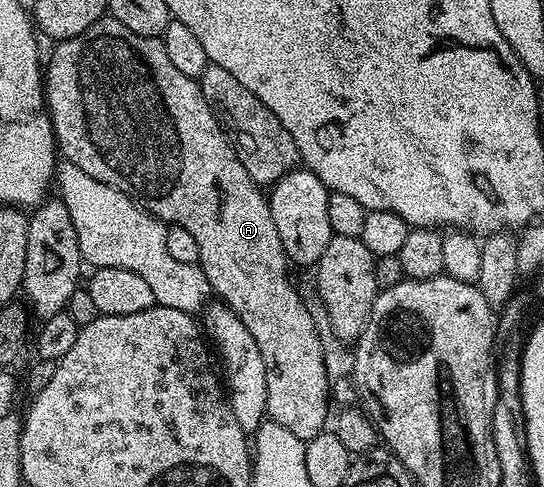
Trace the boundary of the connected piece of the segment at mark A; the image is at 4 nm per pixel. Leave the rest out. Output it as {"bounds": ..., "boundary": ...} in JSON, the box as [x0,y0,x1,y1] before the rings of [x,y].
{"bounds":[45,17,329,441],"boundary":[[[110,17],[97,20],[92,27],[85,29],[85,33],[77,37],[58,40],[52,47],[55,48],[51,51],[51,60],[48,63],[46,60],[45,63],[45,106],[51,117],[51,128],[55,131],[55,142],[62,158],[66,162],[77,165],[77,169],[85,169],[89,177],[118,191],[126,191],[144,211],[154,215],[156,219],[166,221],[168,224],[176,223],[189,229],[189,233],[193,233],[197,245],[201,245],[198,266],[202,267],[212,292],[235,311],[237,317],[241,317],[245,329],[249,329],[249,333],[253,333],[253,341],[257,341],[257,349],[267,366],[267,415],[270,422],[289,429],[289,433],[304,441],[320,434],[328,426],[329,379],[327,383],[327,359],[323,356],[323,343],[319,340],[315,319],[311,316],[310,309],[303,304],[298,289],[291,284],[291,279],[287,276],[289,260],[283,251],[281,237],[277,237],[277,225],[273,225],[273,213],[268,196],[252,181],[249,173],[245,173],[245,165],[237,161],[237,153],[231,148],[227,134],[220,127],[217,117],[211,111],[211,106],[205,101],[198,82],[185,77],[185,73],[180,73],[174,67],[173,61],[169,61],[169,53],[165,53],[162,38],[141,37],[130,29],[125,29],[121,21]]]}

